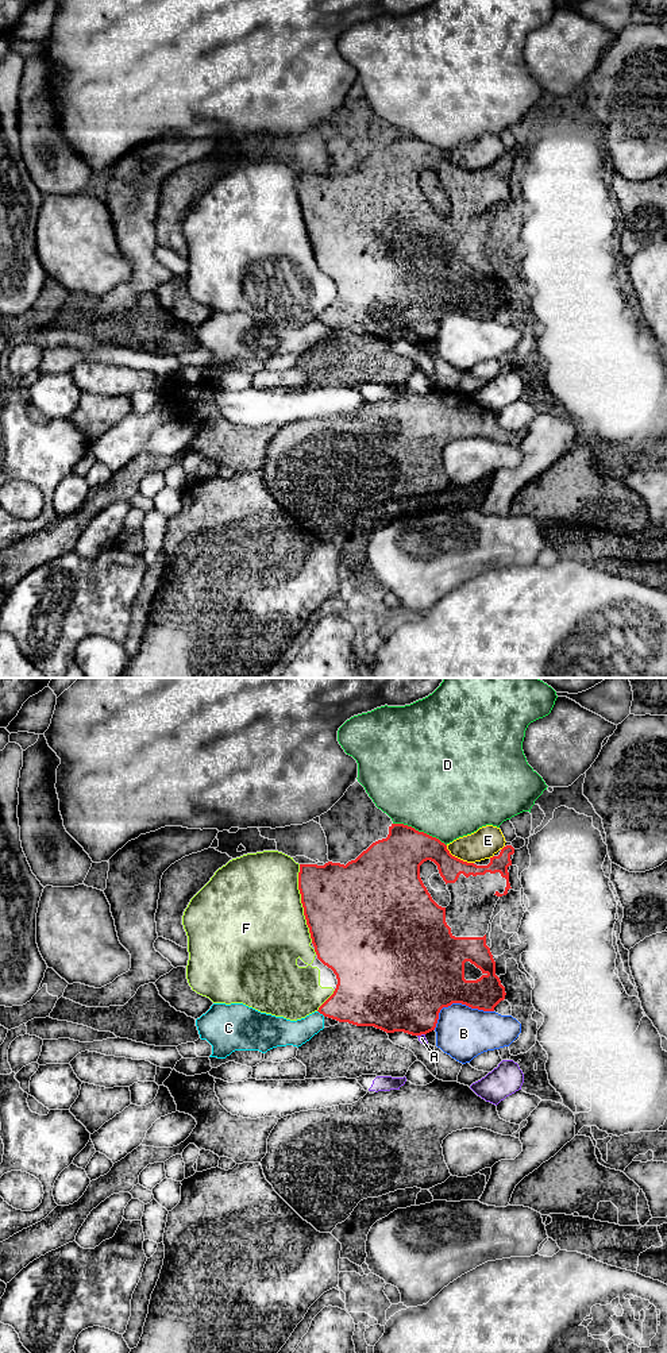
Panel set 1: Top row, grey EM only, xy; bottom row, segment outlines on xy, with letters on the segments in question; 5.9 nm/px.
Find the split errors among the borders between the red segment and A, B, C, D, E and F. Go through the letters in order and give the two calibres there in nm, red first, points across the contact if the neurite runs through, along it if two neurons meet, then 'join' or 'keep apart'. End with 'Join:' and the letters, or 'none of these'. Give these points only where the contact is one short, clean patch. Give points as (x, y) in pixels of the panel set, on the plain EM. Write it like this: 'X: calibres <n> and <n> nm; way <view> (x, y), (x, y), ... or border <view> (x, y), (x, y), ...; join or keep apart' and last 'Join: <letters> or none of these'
A: calibres 440 and 50 nm; keep apart
B: calibres 460 and 320 nm; keep apart
C: calibres 320 and 160 nm; border xy (317, 319), (324, 324); keep apart
D: calibres 320 and 480 nm; keep apart
E: calibres 190 and 180 nm; keep apart
F: calibres 480 and 500 nm; keep apart
Join: none of these

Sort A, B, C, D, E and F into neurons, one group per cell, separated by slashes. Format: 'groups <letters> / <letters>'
groups A / B / C / D / E / F

